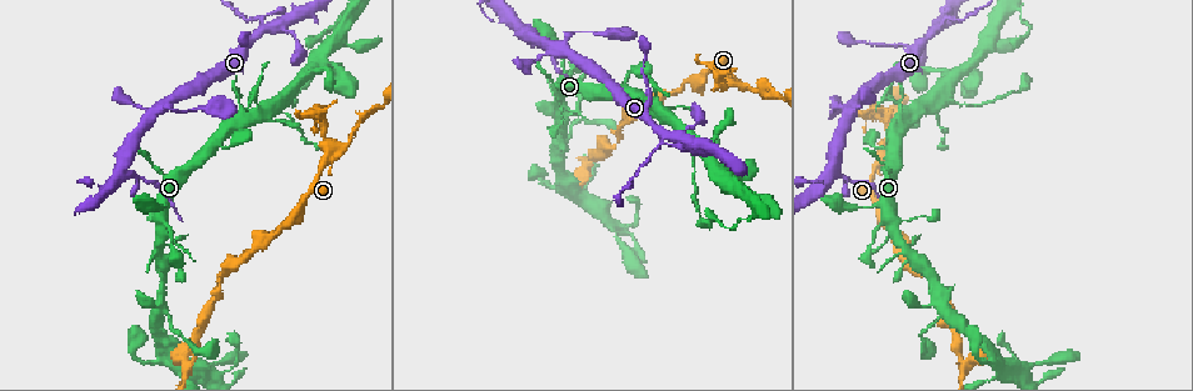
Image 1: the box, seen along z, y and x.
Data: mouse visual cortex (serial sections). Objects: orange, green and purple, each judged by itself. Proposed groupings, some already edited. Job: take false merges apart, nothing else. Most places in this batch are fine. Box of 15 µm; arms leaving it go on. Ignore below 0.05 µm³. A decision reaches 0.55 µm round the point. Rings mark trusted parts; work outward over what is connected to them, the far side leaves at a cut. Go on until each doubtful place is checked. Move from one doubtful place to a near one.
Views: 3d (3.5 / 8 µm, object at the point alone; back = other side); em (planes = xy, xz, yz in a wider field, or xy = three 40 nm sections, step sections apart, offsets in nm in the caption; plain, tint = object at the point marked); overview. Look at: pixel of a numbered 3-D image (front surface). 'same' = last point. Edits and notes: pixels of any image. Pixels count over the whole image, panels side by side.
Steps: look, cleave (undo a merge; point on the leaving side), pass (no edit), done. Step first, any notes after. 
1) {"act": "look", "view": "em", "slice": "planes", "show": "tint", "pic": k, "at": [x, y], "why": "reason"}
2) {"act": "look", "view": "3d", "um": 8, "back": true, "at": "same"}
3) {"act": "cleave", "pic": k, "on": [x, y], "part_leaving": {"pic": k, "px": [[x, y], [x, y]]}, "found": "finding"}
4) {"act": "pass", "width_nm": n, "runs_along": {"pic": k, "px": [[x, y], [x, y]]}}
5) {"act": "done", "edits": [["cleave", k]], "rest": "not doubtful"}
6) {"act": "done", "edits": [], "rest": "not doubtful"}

{"act": "look", "view": "3d", "um": 3.5, "pic": 1, "at": [731, 84], "why": "arms part here"}

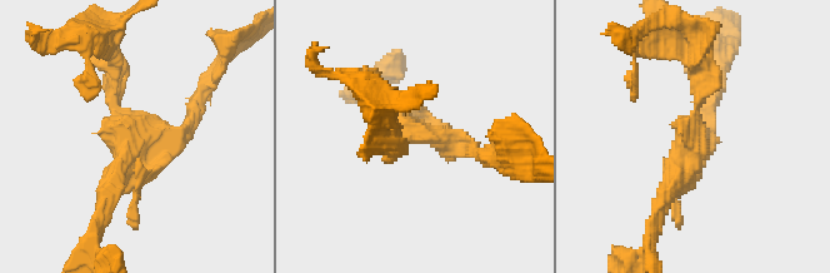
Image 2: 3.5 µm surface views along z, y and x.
{"act": "look", "view": "em", "slice": "xy", "step": 5, "show": "tint", "pic": 2, "at": [687, 143]}

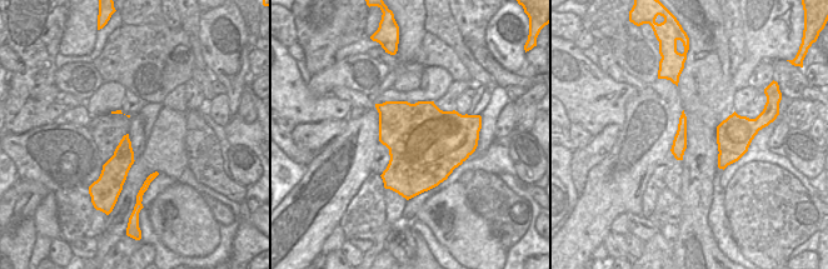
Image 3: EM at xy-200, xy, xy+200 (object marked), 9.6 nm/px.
{"act": "look", "view": "em", "slice": "xy", "step": 3, "show": "tint", "at": "same"}

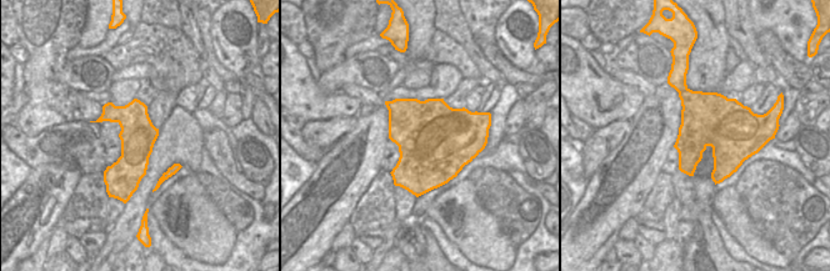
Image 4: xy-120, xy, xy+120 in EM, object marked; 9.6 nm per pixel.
{"act": "pass", "runs_along": {"pic": 2, "px": [[105, 212], [198, 104]]}, "found": "one cell here"}

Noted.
{"act": "look", "view": "3d", "um": 8, "pic": 1, "at": [887, 119], "why": "arms part here"}

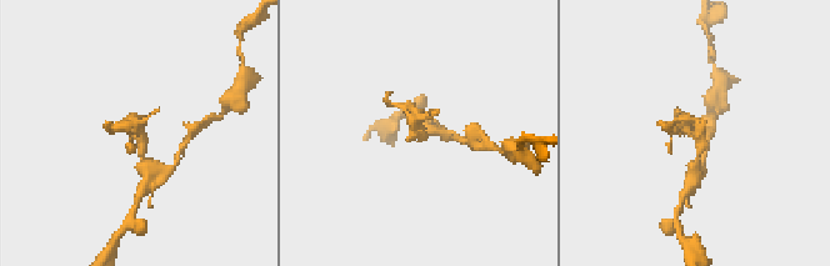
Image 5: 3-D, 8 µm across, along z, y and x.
{"act": "look", "view": "3d", "um": 3.5, "back": true, "pic": 5, "at": [137, 138]}

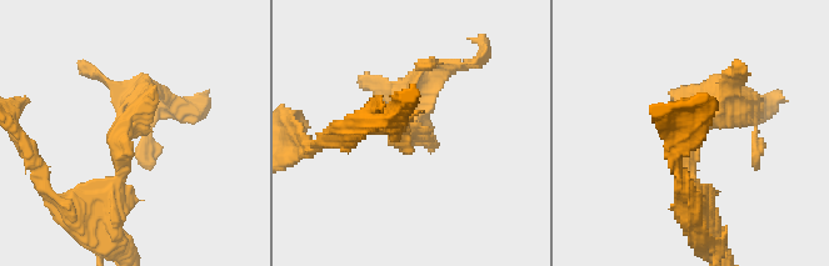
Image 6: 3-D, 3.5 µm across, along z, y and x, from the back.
{"act": "look", "view": "em", "slice": "xy", "step": 3, "show": "tint", "pic": 6, "at": [125, 132], "why": "now the EM"}

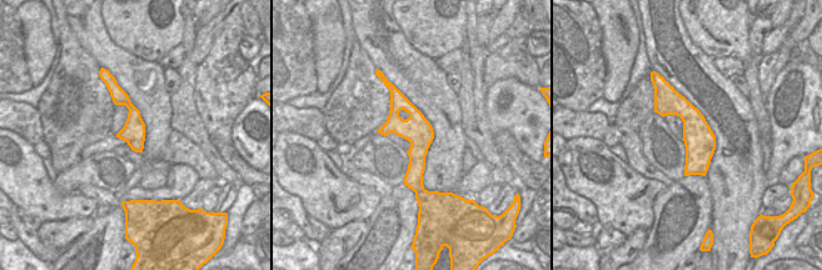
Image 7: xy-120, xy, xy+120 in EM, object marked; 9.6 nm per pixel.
{"act": "pass", "width_nm": 320, "runs_along": {"pic": 7, "px": [[393, 90], [417, 130], [419, 188]]}, "found": "one cell here"}

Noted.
{"act": "look", "view": "em", "slice": "xy", "step": 2, "show": "tint", "pic": 1, "at": [261, 17], "why": "sudden change in width"}

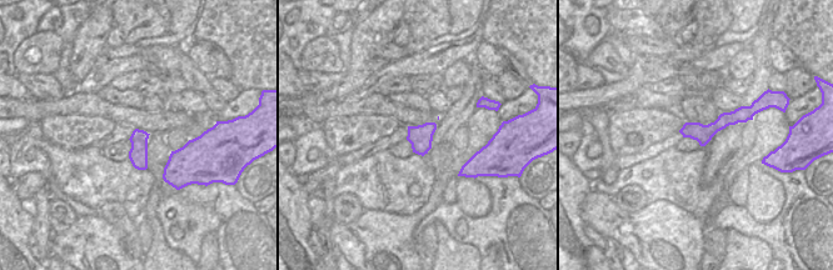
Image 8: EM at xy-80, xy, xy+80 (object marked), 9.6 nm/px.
{"act": "look", "view": "3d", "um": 3.5, "at": "same"}

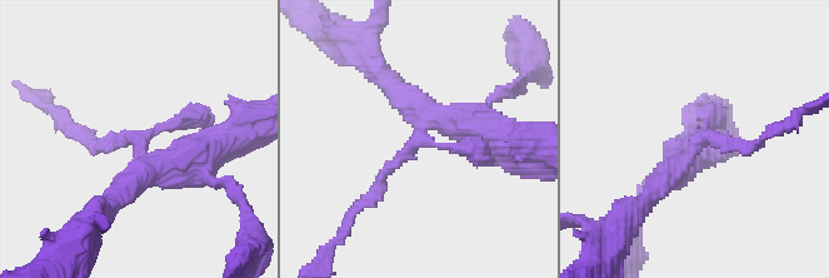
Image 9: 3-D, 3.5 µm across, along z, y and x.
{"act": "pass", "width_nm": 220, "runs_along": {"pic": 8, "px": [[748, 115], [708, 131], [684, 131]]}, "found": "one cell here"}

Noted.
{"act": "look", "view": "3d", "um": 8, "pic": 1, "at": [956, 104], "why": "calibre changes"}

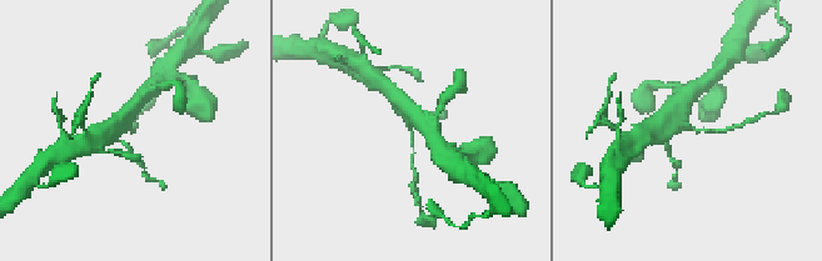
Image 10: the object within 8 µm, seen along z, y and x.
{"act": "look", "view": "3d", "um": 3.5, "pic": 10, "at": [694, 129], "why": "closer look"}

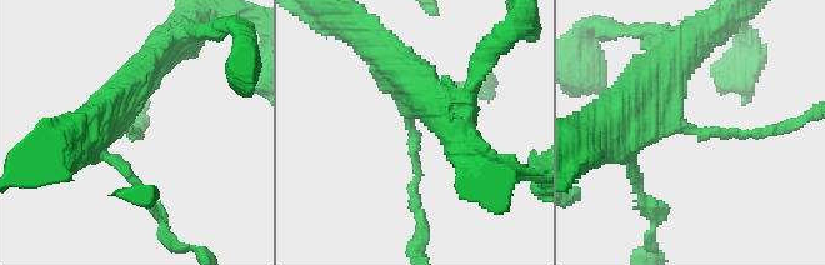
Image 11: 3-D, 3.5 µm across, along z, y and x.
{"act": "look", "view": "em", "slice": "xy", "step": 3, "show": "tint", "pic": 11, "at": [132, 130], "why": "now the EM"}

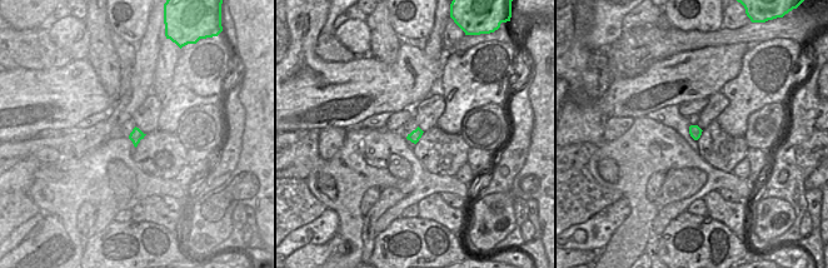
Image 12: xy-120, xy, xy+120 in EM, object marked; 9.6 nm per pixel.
{"act": "pass", "runs_along": {"pic": 11, "px": [[629, 100], [689, 131], [773, 128]]}, "found": "one cell here"}

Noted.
{"act": "look", "view": "3d", "um": 3.5, "pic": 1, "at": [846, 178], "why": "sudden change in width"}

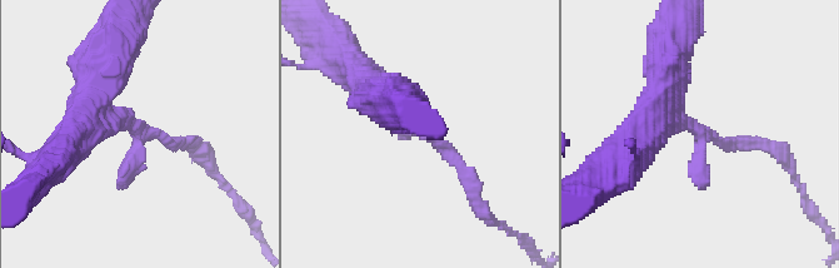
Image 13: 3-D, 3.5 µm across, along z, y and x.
{"act": "look", "view": "em", "slice": "xy", "step": 2, "show": "tint", "pic": 13, "at": [706, 132], "why": "need the tissue"}

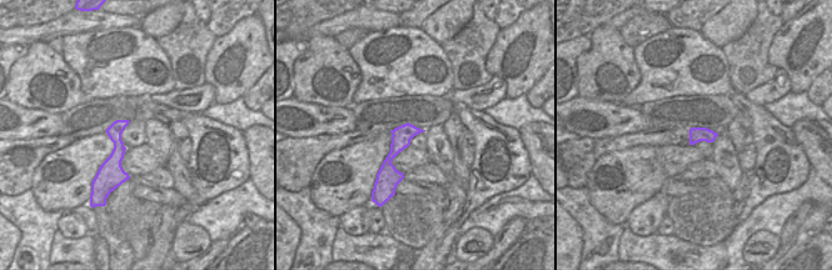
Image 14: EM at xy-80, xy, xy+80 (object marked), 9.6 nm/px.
{"act": "cleave", "pic": 13, "on": [762, 143], "part_leaving": {"pic": 13, "px": [[722, 143], [769, 143], [802, 189]]}, "found": "two cells meet here"}

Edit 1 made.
{"act": "done", "edits": [["cleave", 13]], "rest": "not doubtful"}

